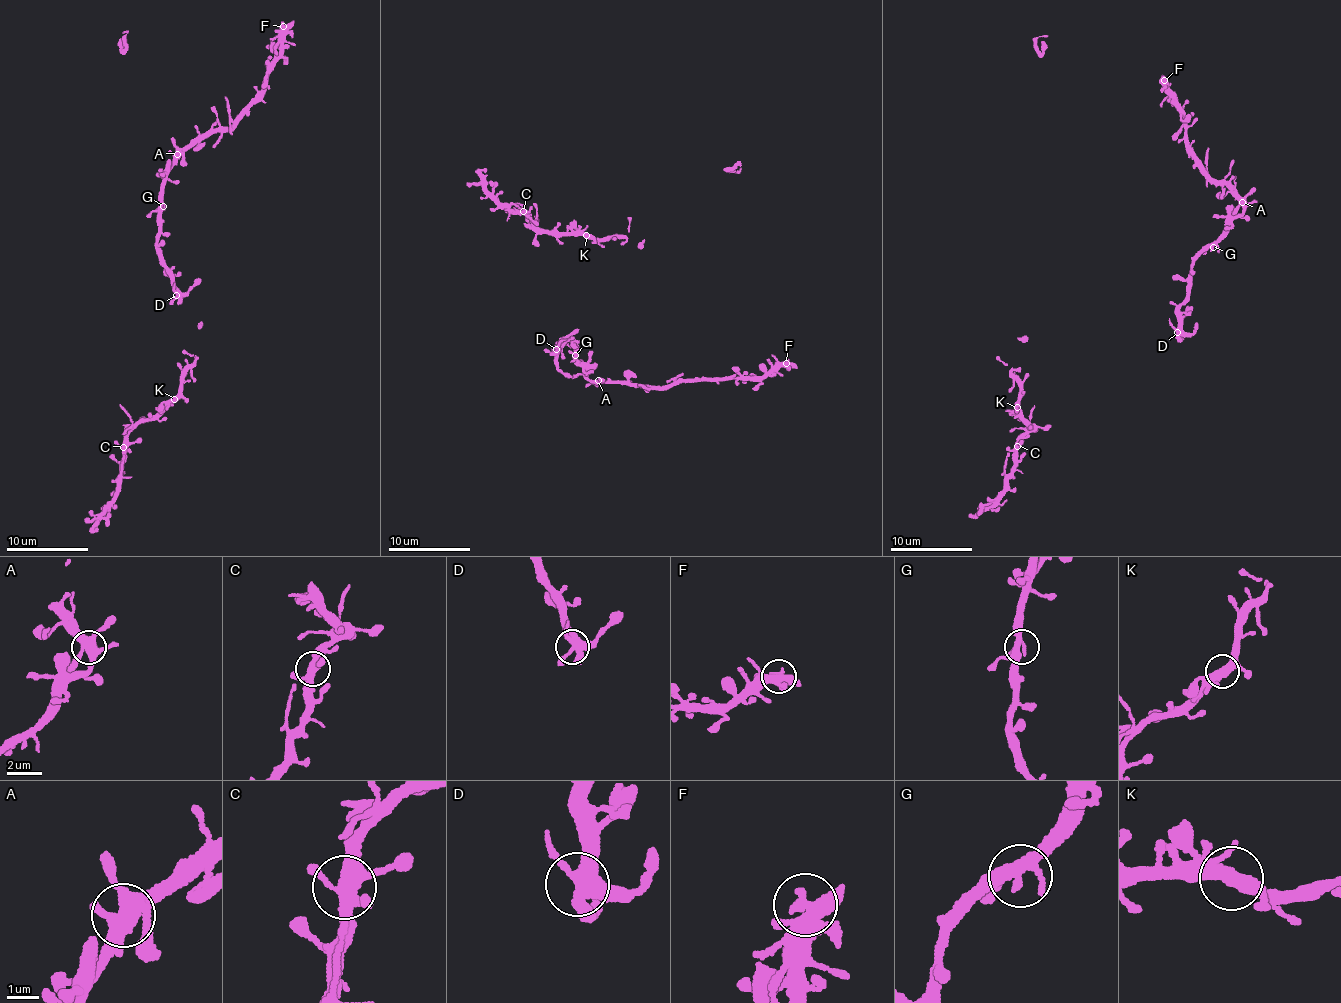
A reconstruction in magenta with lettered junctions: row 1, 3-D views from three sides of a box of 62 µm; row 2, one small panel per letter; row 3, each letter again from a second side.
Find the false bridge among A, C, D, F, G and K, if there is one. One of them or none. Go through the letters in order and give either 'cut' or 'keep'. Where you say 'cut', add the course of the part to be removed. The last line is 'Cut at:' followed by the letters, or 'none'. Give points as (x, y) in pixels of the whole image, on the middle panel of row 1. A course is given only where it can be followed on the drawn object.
A: keep
C: keep
D: keep
F: keep
G: keep
K: keep
Cut at: none

